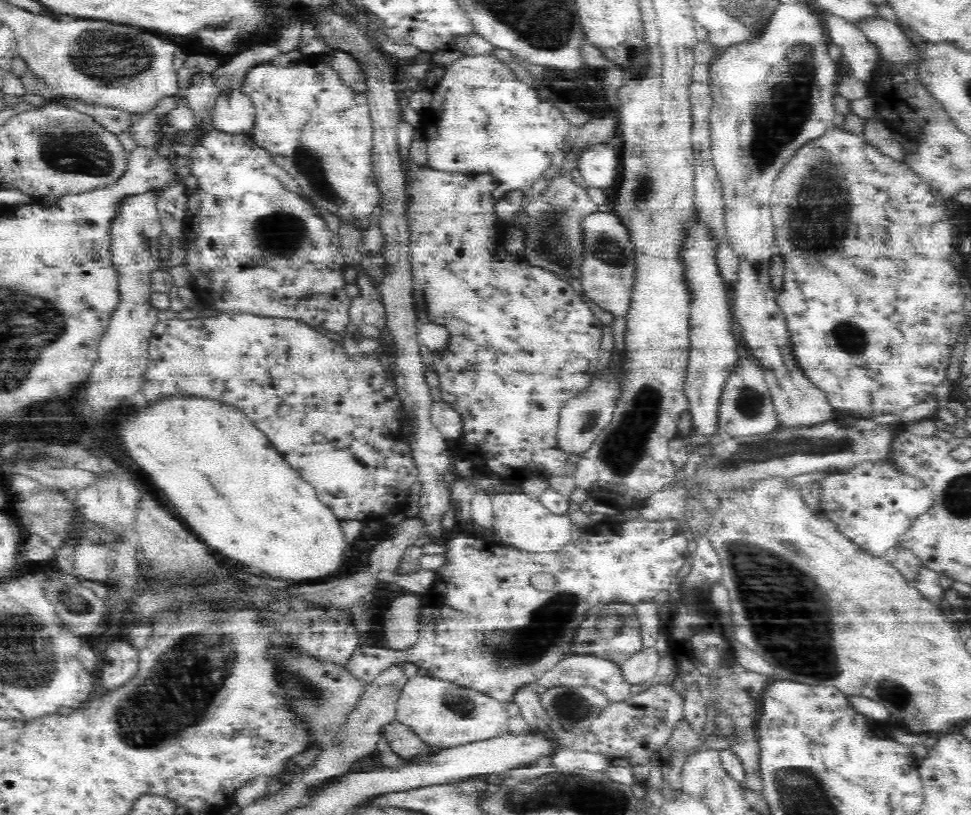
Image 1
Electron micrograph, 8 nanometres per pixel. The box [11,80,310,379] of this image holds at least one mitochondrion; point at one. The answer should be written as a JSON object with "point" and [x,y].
{"point":[65,148]}

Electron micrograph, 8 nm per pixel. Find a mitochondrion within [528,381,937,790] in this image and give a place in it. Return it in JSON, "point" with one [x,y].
{"point":[624,447]}

